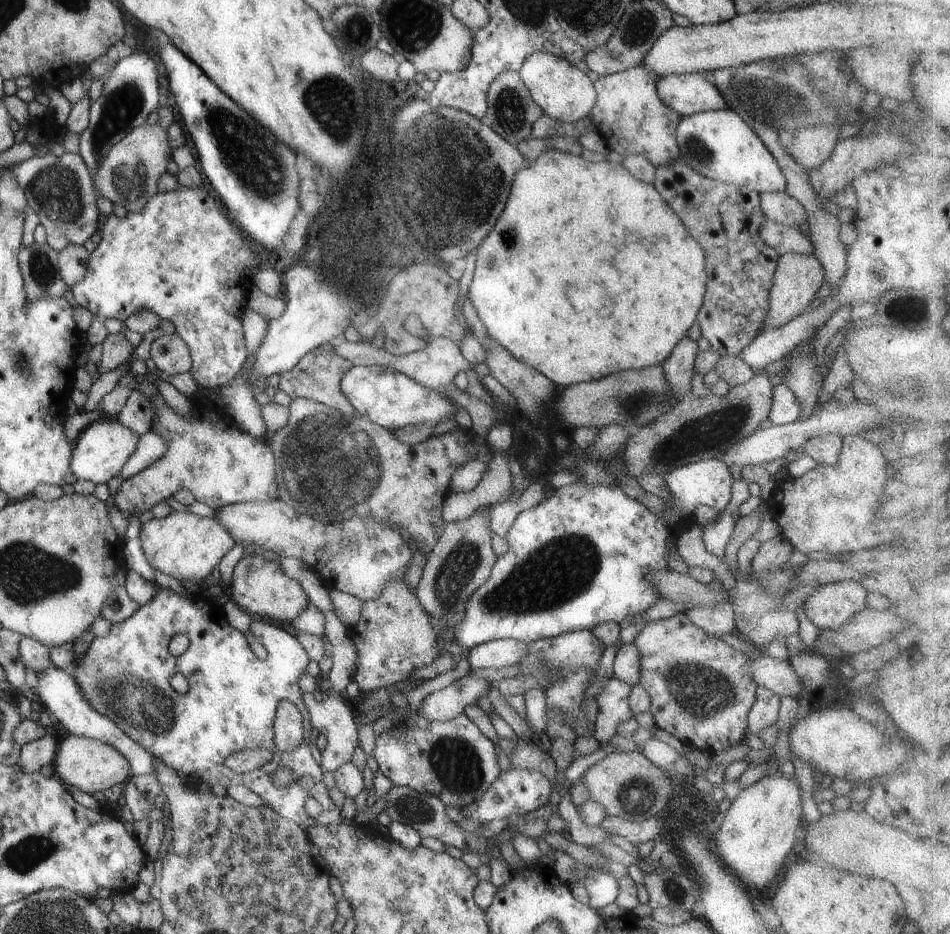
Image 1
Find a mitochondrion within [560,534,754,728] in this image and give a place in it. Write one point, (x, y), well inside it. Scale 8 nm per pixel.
(701, 692)

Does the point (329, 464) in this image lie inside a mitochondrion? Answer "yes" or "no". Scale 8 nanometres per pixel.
yes

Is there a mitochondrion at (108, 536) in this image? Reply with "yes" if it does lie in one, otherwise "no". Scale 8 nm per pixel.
no

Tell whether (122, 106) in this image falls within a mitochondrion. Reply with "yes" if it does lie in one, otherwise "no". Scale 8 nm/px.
yes

